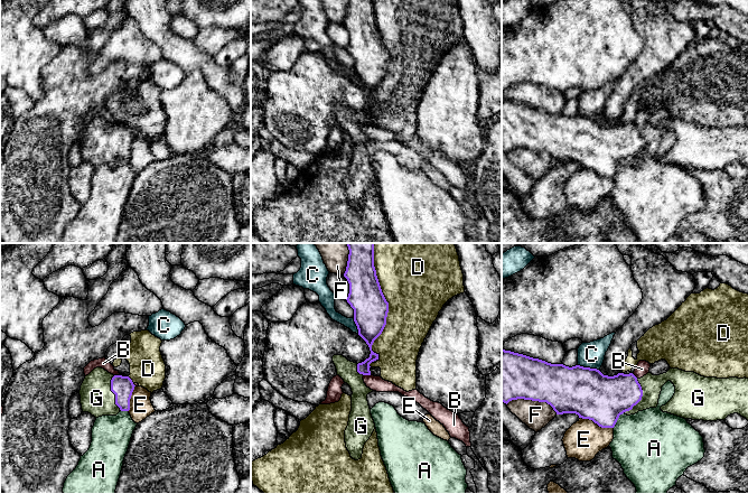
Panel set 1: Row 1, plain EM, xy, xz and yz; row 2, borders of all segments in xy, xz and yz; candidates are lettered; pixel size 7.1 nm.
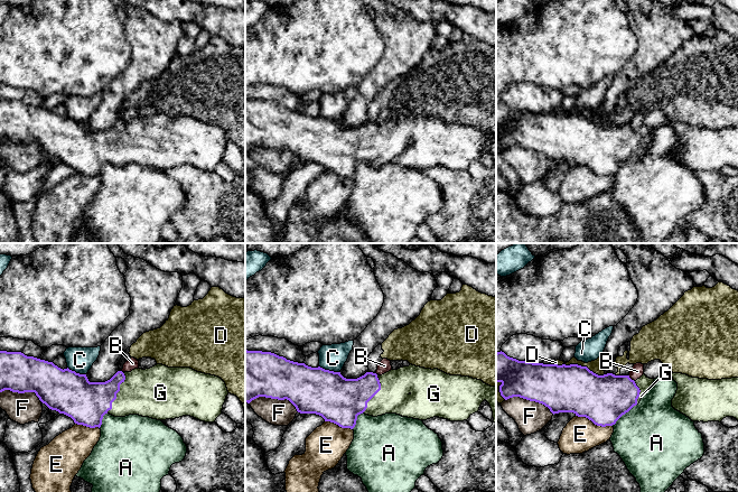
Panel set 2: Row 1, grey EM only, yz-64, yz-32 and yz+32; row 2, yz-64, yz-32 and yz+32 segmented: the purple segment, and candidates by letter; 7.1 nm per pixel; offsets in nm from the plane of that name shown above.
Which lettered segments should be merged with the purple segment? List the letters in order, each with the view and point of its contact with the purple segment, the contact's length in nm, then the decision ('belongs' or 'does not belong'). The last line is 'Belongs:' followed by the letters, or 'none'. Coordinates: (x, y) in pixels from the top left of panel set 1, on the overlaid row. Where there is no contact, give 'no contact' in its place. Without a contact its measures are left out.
A: yz (617, 419) | 130 nm | does not belong
B: xy (119, 375) | 70 nm | does not belong
C: yz (588, 367) | 160 nm | does not belong
D: xz (385, 299) | 800 nm | does not belong
E: yz (597, 423) | 260 nm | does not belong
F: yz (532, 400) | 380 nm | does not belong
G: yz (641, 398) | 260 nm | belongs
Belongs: G

